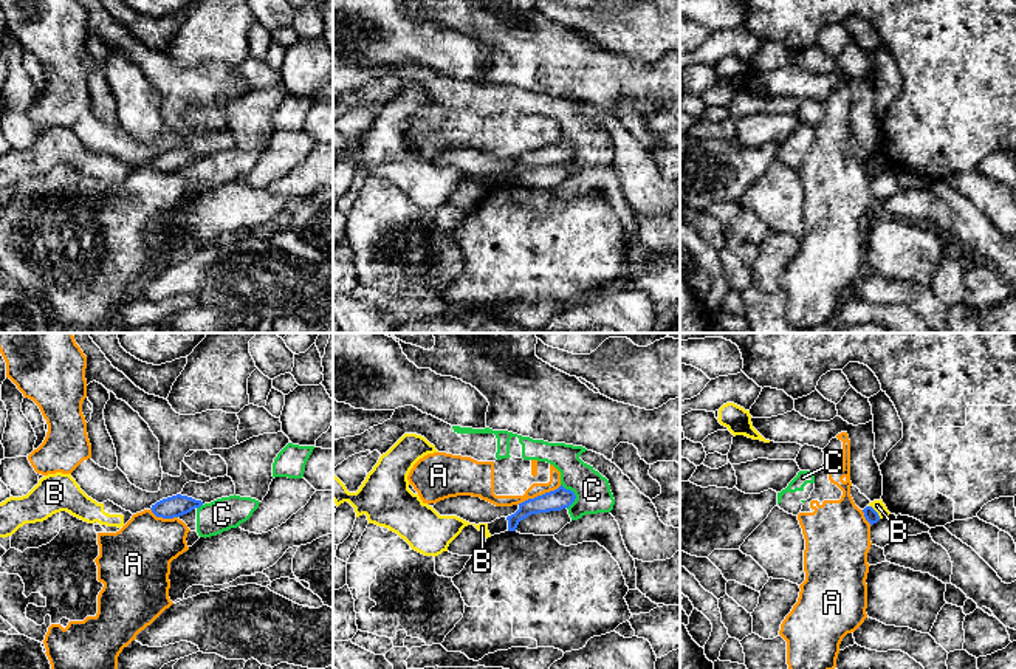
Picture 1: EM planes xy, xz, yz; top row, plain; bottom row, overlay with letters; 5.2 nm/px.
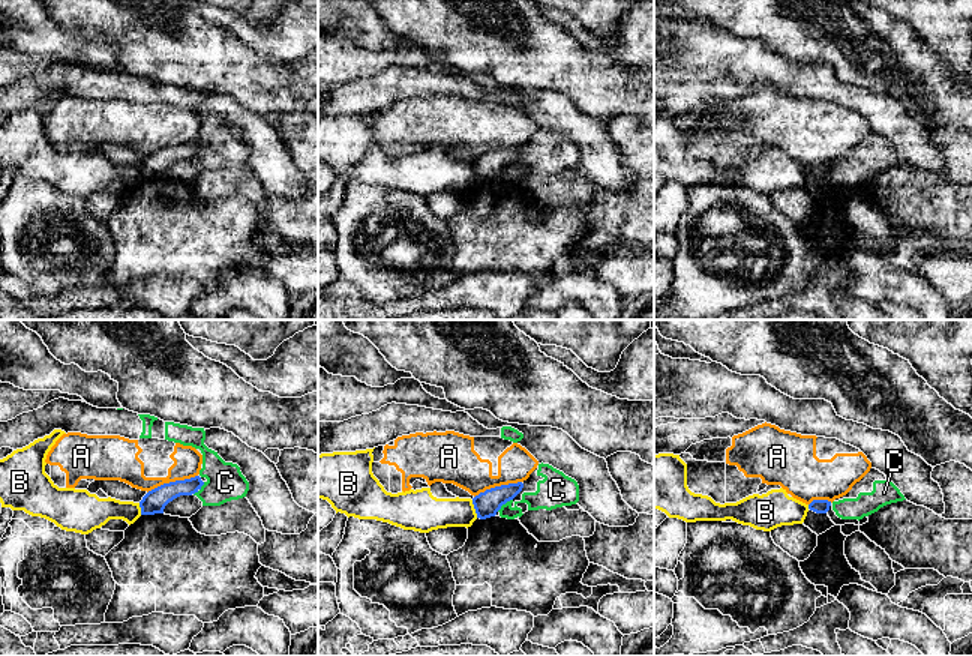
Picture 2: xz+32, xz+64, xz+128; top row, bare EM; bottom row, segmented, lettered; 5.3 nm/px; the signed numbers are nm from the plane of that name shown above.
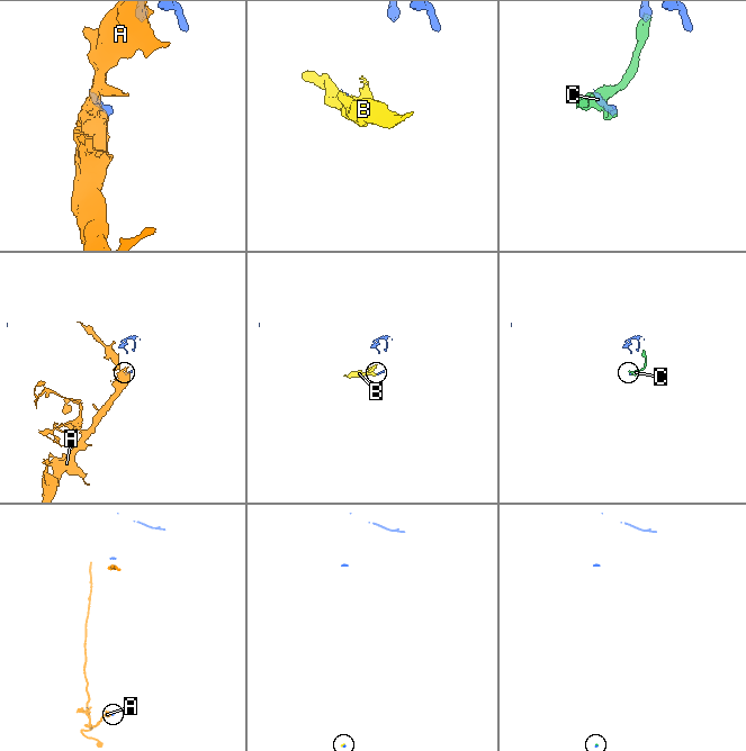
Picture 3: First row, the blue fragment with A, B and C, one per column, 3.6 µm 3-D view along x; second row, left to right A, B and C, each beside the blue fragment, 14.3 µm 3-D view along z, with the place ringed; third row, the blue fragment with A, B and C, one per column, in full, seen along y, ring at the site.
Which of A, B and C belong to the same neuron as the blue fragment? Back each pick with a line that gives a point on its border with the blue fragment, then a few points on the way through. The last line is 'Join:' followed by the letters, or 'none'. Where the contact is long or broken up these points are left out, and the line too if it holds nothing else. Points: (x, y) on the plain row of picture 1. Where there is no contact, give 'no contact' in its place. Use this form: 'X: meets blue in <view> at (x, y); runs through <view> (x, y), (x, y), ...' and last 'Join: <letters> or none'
Join: none

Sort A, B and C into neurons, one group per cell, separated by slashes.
A / B / C

